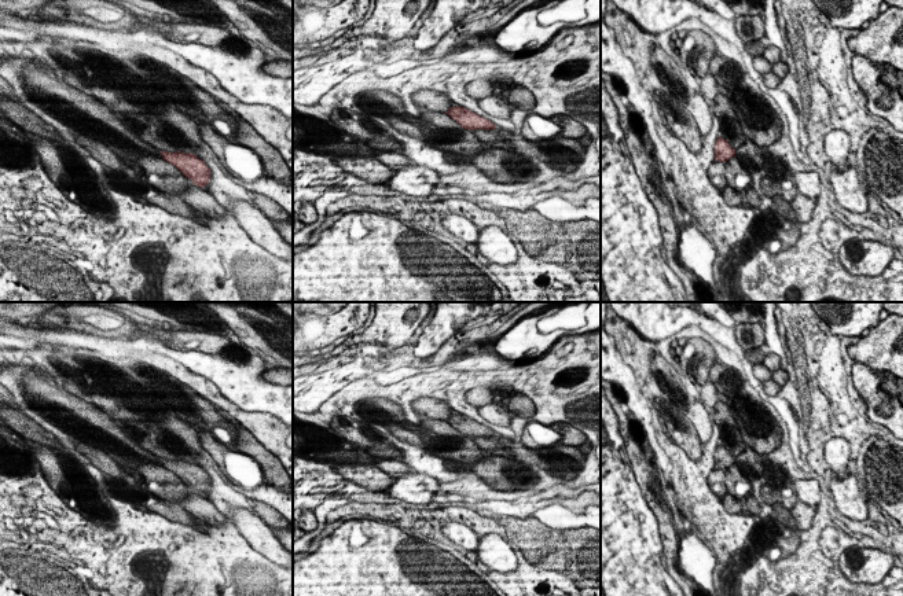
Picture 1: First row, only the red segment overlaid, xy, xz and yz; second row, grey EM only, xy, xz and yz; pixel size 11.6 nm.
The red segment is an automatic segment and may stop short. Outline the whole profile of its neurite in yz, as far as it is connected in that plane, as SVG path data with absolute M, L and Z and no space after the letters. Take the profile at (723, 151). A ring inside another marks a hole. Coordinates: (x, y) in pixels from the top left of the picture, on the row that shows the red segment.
M717 137L715 143L715 159L727 162L733 157L735 157L735 150L727 143L727 140Z

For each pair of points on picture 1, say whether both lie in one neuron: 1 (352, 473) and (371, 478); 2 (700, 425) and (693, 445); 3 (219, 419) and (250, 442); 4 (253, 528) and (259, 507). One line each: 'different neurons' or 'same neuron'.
1: same neuron
2: different neurons
3: different neurons
4: different neurons

